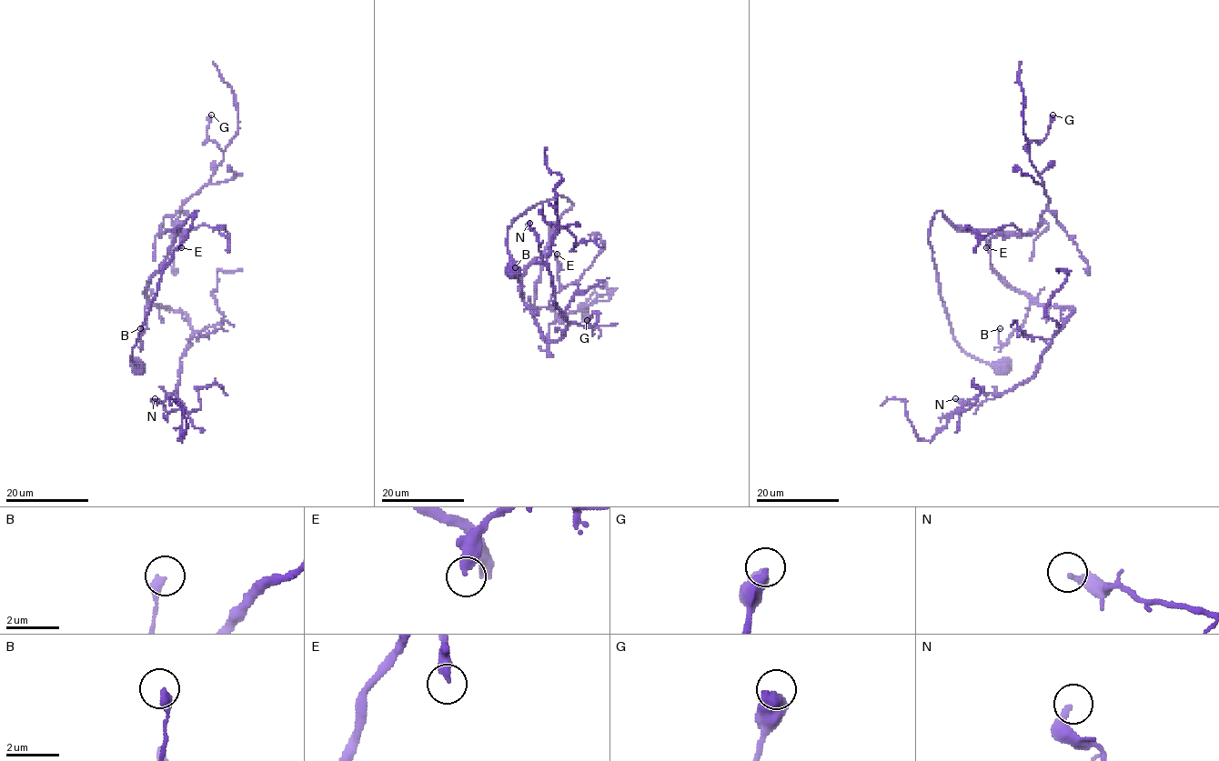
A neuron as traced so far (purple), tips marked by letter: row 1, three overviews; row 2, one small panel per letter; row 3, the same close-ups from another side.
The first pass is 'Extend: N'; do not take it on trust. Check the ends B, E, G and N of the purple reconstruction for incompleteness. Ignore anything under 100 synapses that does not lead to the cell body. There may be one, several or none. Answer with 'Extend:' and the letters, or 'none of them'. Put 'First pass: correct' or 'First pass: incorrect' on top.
First pass: incorrect
Extend: none of them

